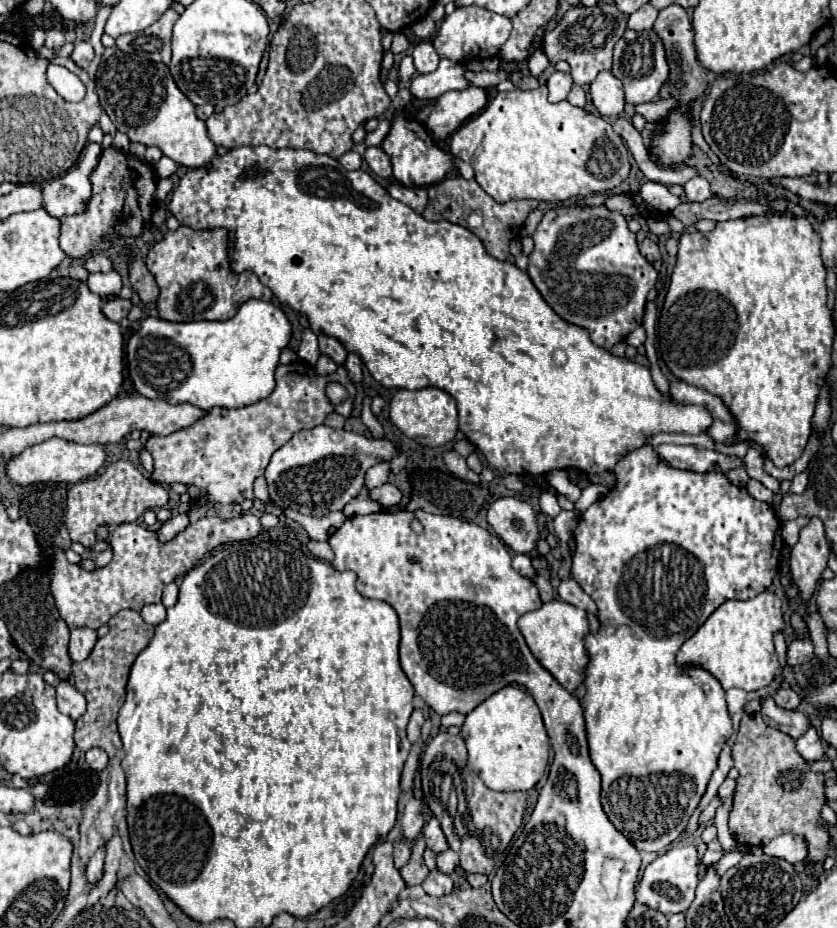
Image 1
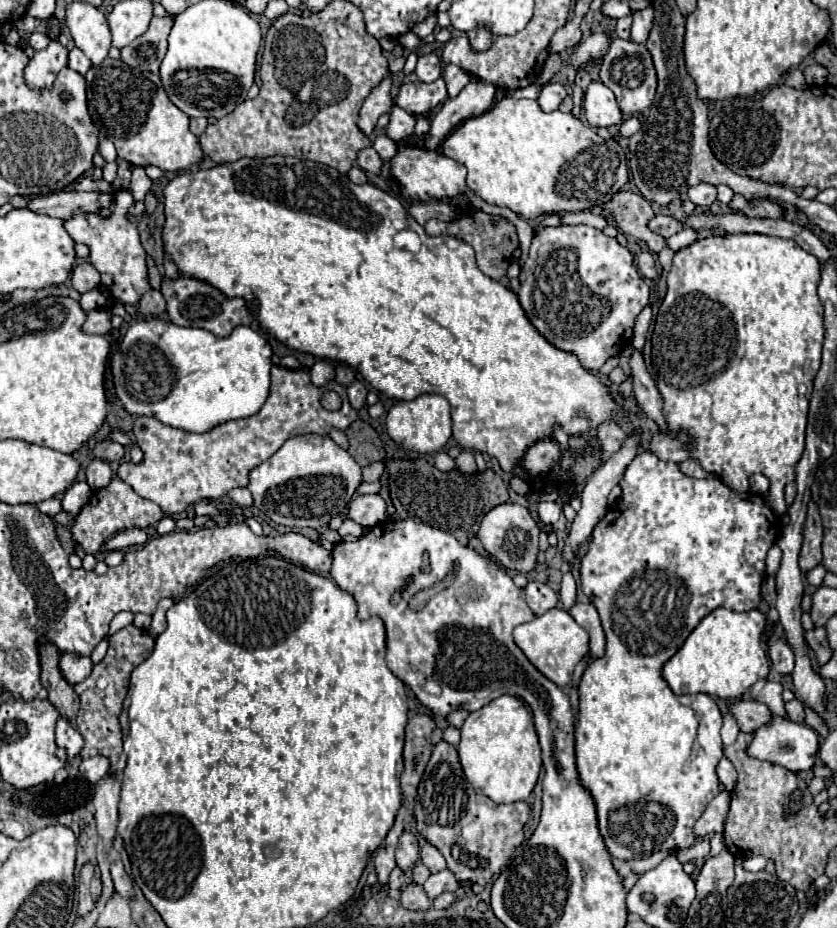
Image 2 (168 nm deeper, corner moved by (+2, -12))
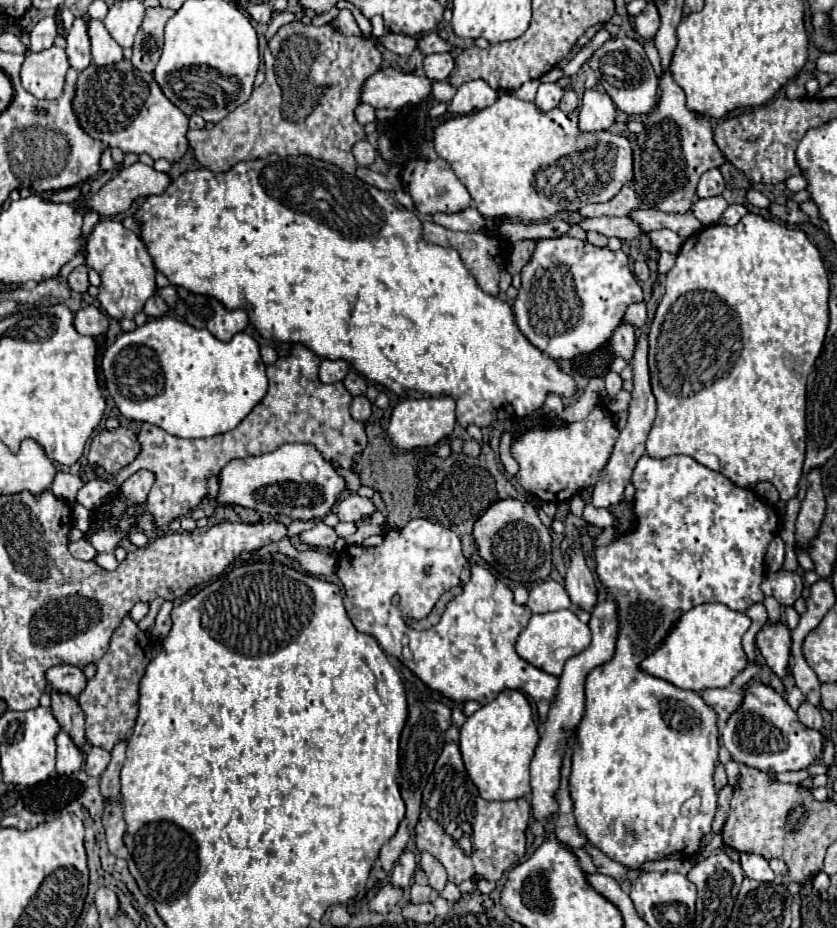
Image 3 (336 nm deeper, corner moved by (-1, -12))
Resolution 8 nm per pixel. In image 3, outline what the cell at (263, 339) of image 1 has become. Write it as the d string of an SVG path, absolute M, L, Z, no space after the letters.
M160 317L160 319L150 319L146 321L142 327L136 327L134 331L130 333L122 333L114 345L110 345L102 357L102 369L104 369L104 375L106 375L106 387L108 387L108 393L112 395L112 399L116 401L120 413L128 419L134 419L134 421L148 421L152 425L158 425L160 429L164 429L166 433L174 435L174 437L186 437L186 439L196 439L196 437L214 437L218 433L228 433L230 429L234 429L264 397L266 397L266 389L268 389L268 377L266 377L266 365L262 363L262 357L260 357L260 345L258 341L248 335L248 333L236 333L232 341L224 343L224 341L218 341L208 329L196 329L184 321L178 321L178 319L172 319L172 317Z

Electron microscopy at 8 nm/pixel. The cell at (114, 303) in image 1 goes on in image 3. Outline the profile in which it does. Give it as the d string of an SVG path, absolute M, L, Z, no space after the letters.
M88 305L84 309L80 309L76 313L76 319L74 319L74 327L80 335L90 335L90 337L98 337L102 333L108 331L108 317L106 313L102 313L100 307L94 307L94 305Z

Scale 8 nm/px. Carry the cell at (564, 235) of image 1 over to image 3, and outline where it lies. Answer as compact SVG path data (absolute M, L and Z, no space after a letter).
M562 235L562 237L556 237L556 239L542 239L542 241L536 243L536 251L534 251L532 259L522 269L522 287L520 287L518 297L516 297L516 303L514 303L514 315L516 315L516 325L528 337L528 341L532 345L536 345L540 351L544 351L548 357L552 357L552 359L576 359L580 355L592 355L598 349L602 349L610 341L610 337L614 335L614 329L618 329L618 325L624 321L626 309L632 303L640 303L640 301L644 301L644 291L642 291L638 279L634 277L634 273L630 271L628 255L622 249L620 251L610 251L608 247L596 247L596 245L588 243L586 239Z

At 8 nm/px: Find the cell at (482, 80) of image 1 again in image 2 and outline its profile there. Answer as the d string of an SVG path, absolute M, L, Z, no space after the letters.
M447 65L445 73L443 73L443 81L447 85L449 99L453 99L469 83L469 75L463 69L459 69L457 65Z

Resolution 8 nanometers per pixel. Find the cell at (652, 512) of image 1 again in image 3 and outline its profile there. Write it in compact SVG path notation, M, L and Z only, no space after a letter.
M644 455L634 467L632 485L636 487L634 515L638 517L638 527L626 535L620 535L610 545L598 545L594 549L596 575L600 579L602 587L606 589L608 597L618 603L618 609L616 609L616 613L618 613L618 641L616 641L614 657L608 663L592 669L586 677L586 711L584 711L582 721L578 723L578 731L576 731L578 739L574 743L572 775L570 775L570 795L574 801L574 817L578 821L578 829L606 857L610 857L612 861L616 861L624 867L640 867L646 861L660 861L660 859L692 859L700 851L702 837L706 833L710 833L710 825L712 825L712 819L716 813L716 789L714 789L712 775L714 775L714 767L718 763L720 743L718 743L718 727L716 727L718 717L716 717L714 709L710 709L710 705L706 705L698 693L678 689L678 687L670 685L668 681L662 681L654 675L644 673L640 669L640 663L662 645L662 641L670 635L670 631L674 629L674 625L678 623L682 613L690 611L696 605L724 603L734 611L746 611L748 607L762 603L764 593L760 589L760 583L764 579L764 555L766 555L770 541L776 537L778 525L780 525L780 515L774 505L768 505L766 501L756 497L754 491L750 491L750 489L736 487L724 475L696 463L692 457L686 457L686 455L672 455L666 459L654 459L654 457Z

